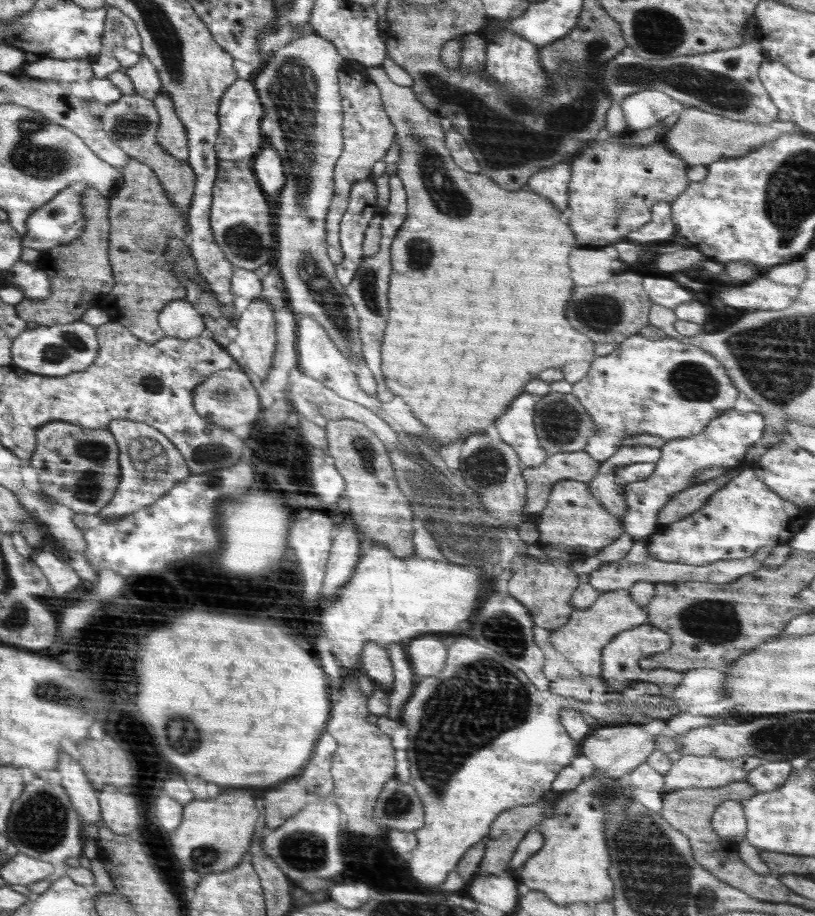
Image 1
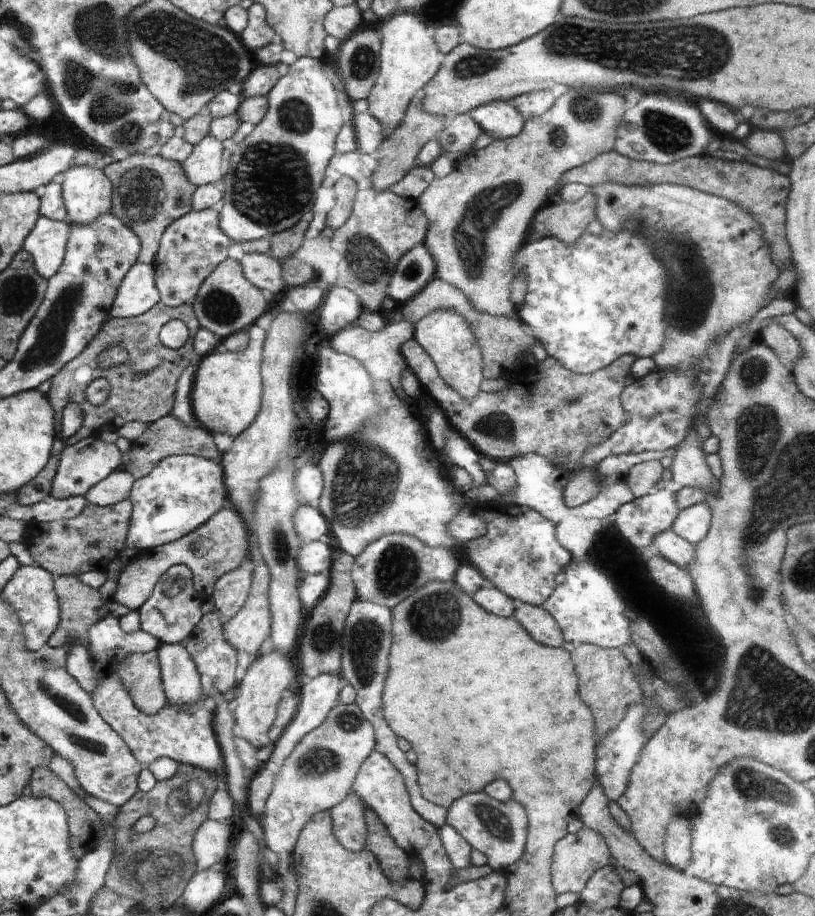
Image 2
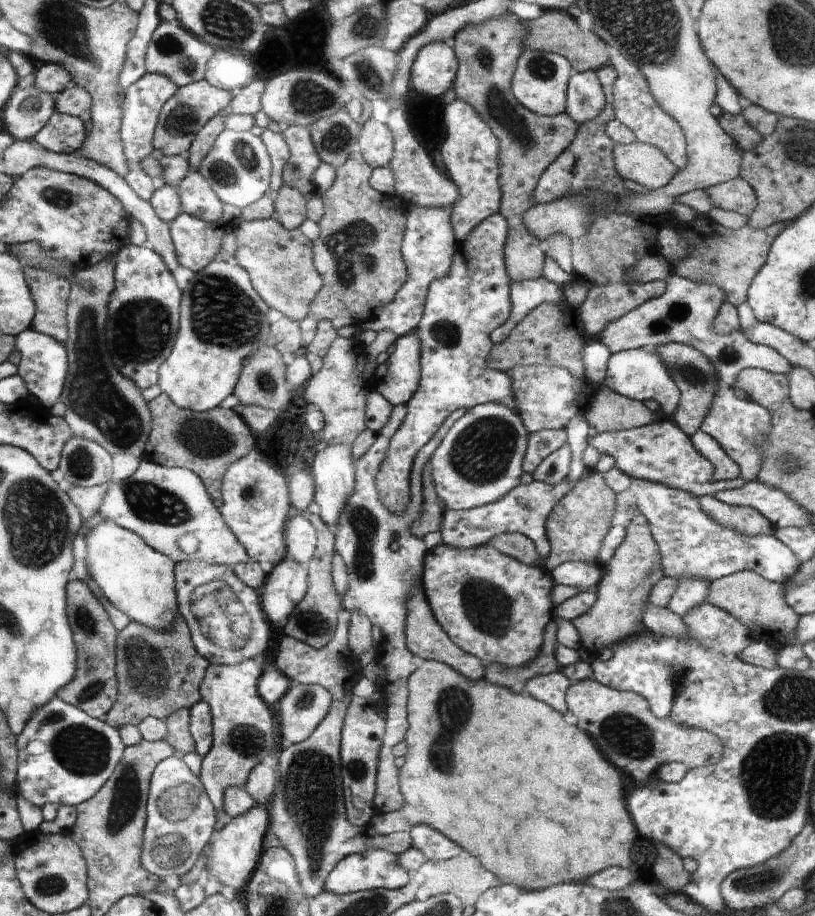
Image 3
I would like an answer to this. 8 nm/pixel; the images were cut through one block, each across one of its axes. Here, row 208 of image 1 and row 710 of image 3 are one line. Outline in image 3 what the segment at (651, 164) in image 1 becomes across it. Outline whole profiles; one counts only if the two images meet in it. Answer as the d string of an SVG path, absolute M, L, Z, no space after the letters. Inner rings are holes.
M587 678L577 683L571 683L565 697L567 712L572 712L578 718L578 728L594 738L602 754L616 764L622 772L628 772L638 784L647 786L648 780L656 778L656 771L672 761L683 762L689 769L705 767L717 763L723 757L723 744L716 734L704 729L687 729L676 724L670 717L658 718L652 711L648 700L632 691L619 691L607 687L596 679Z

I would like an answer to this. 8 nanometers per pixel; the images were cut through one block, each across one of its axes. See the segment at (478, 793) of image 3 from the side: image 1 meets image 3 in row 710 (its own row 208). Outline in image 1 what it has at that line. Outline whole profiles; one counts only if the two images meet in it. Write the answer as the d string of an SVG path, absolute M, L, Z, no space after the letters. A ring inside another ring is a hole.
M366 67L367 76L379 88L381 99L386 111L394 125L396 134L395 142L399 144L399 165L395 174L400 177L407 195L407 215L402 226L398 229L396 236L391 244L391 275L389 276L389 317L383 334L382 352L381 352L381 371L384 373L388 388L402 396L406 404L410 406L416 416L420 416L422 422L426 422L426 430L438 438L440 444L450 442L458 436L470 436L484 432L498 414L504 412L506 404L516 398L520 392L524 392L524 384L532 378L536 378L538 372L548 370L548 368L562 368L563 379L569 383L578 382L591 367L595 359L595 346L590 337L580 334L574 330L566 316L564 310L572 298L572 288L574 282L570 278L570 268L568 268L568 256L576 244L574 232L566 222L562 222L562 216L554 206L550 204L548 198L542 198L528 188L522 188L518 192L506 192L502 190L494 180L486 177L484 174L471 173L462 170L451 157L450 151L444 143L445 131L441 126L442 118L428 110L414 94L410 87L395 84L383 67Z

